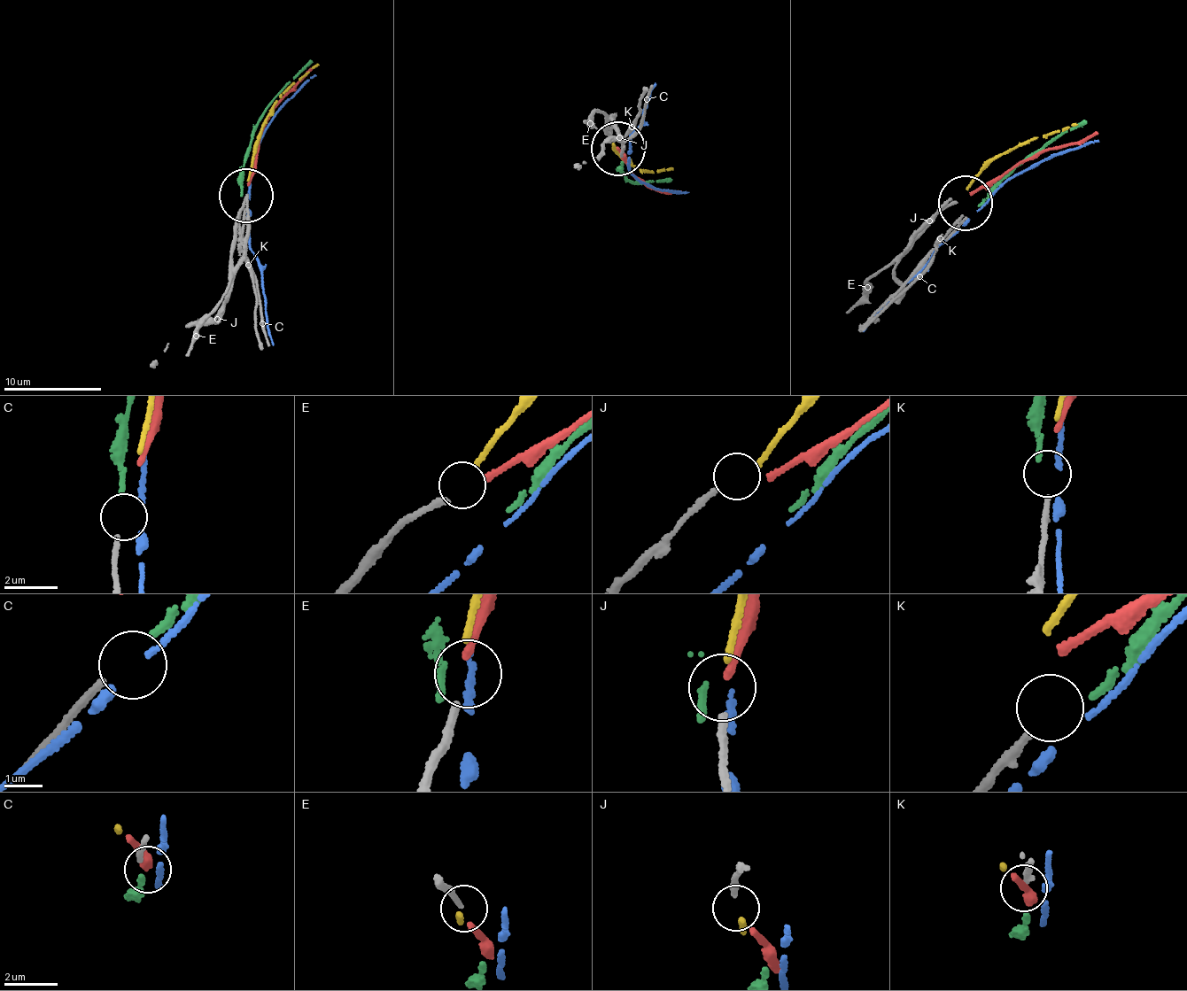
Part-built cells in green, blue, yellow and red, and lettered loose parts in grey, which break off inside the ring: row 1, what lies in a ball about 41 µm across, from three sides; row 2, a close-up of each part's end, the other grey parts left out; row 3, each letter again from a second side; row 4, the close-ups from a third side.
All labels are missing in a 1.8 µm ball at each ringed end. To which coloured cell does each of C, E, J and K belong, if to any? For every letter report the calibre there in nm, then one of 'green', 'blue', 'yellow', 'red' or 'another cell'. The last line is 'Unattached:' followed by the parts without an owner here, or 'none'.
C: 190 nm | green
E: 200 nm | red
J: 200 nm | yellow
K: 200 nm | another cell
Unattached: K

